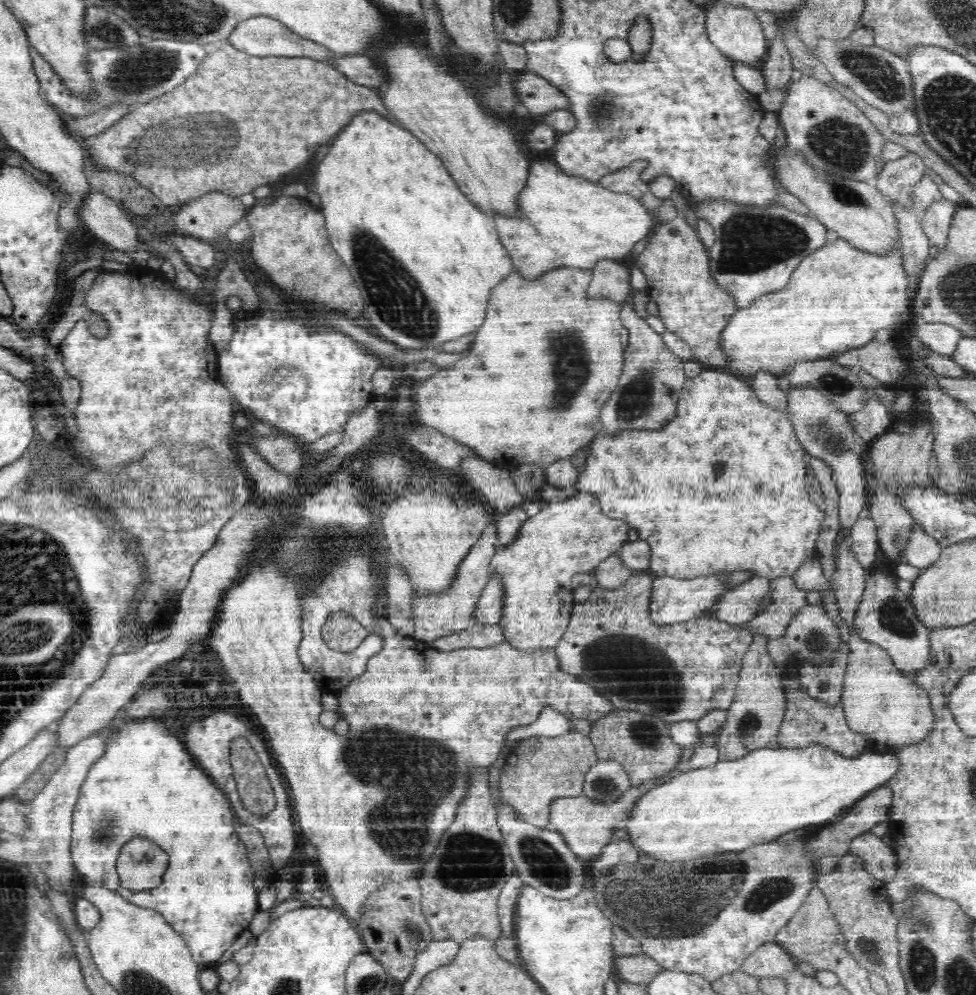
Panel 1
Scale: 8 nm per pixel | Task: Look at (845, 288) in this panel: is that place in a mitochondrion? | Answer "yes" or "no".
no

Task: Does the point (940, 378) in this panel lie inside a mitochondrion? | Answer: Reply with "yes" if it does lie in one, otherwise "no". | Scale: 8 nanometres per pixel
no

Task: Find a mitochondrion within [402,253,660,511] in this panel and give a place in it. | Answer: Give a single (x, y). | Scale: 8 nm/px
(569, 361)

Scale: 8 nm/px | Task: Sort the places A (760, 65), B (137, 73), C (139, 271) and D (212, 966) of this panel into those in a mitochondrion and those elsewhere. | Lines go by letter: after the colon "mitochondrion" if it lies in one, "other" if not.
A: other
B: mitochondrion
C: other
D: other

